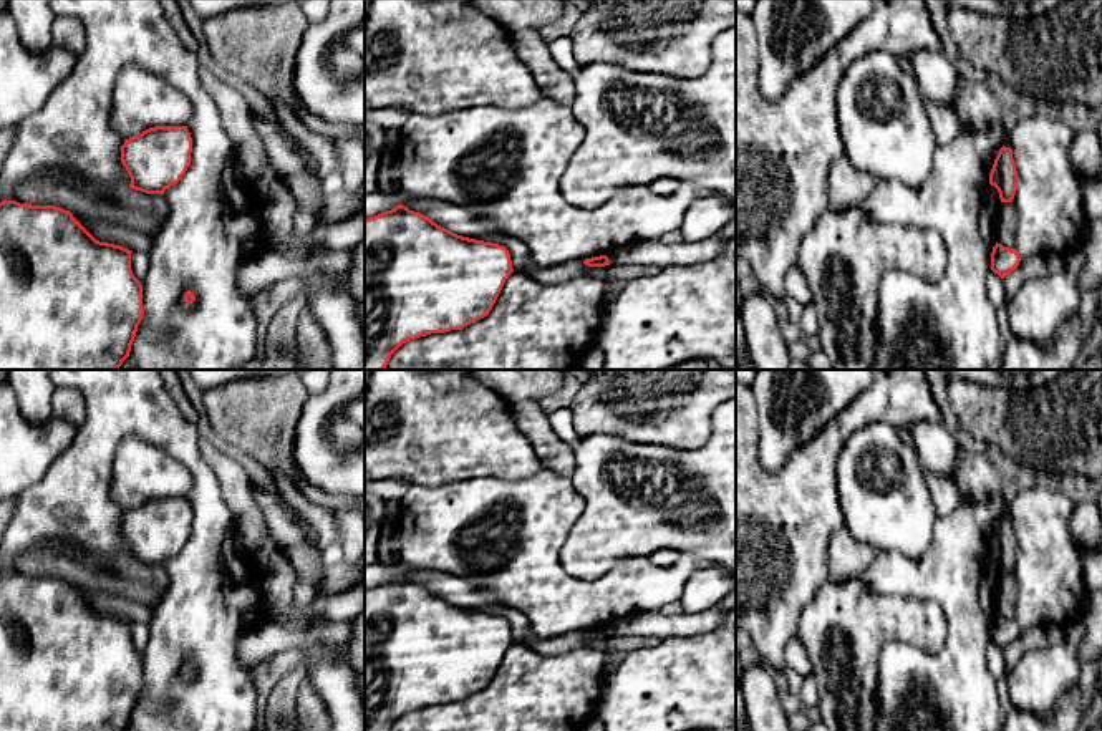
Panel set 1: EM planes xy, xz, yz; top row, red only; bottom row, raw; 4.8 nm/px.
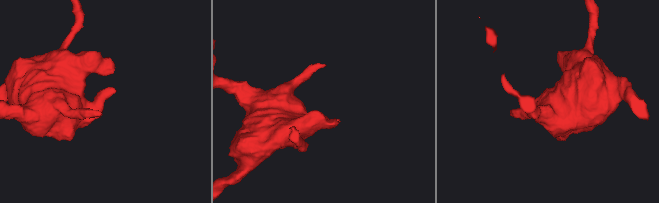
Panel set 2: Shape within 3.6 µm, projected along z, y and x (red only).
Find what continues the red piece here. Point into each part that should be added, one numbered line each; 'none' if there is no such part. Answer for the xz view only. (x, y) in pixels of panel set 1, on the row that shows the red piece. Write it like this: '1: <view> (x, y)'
none

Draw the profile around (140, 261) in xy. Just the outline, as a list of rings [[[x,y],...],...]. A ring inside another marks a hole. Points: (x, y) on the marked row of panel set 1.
[[[133,250],[131,252],[131,270],[133,270],[133,275],[139,282],[143,282],[146,274],[147,274],[147,269],[149,269],[149,254],[141,252],[141,250]]]

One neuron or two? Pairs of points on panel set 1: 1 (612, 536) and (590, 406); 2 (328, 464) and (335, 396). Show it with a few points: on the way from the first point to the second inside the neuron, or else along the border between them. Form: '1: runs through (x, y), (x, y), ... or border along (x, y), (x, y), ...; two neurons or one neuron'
1: border along (580, 438), (617, 435), (633, 443); two neurons
2: runs through (322, 448), (315, 430), (322, 413); one neuron

